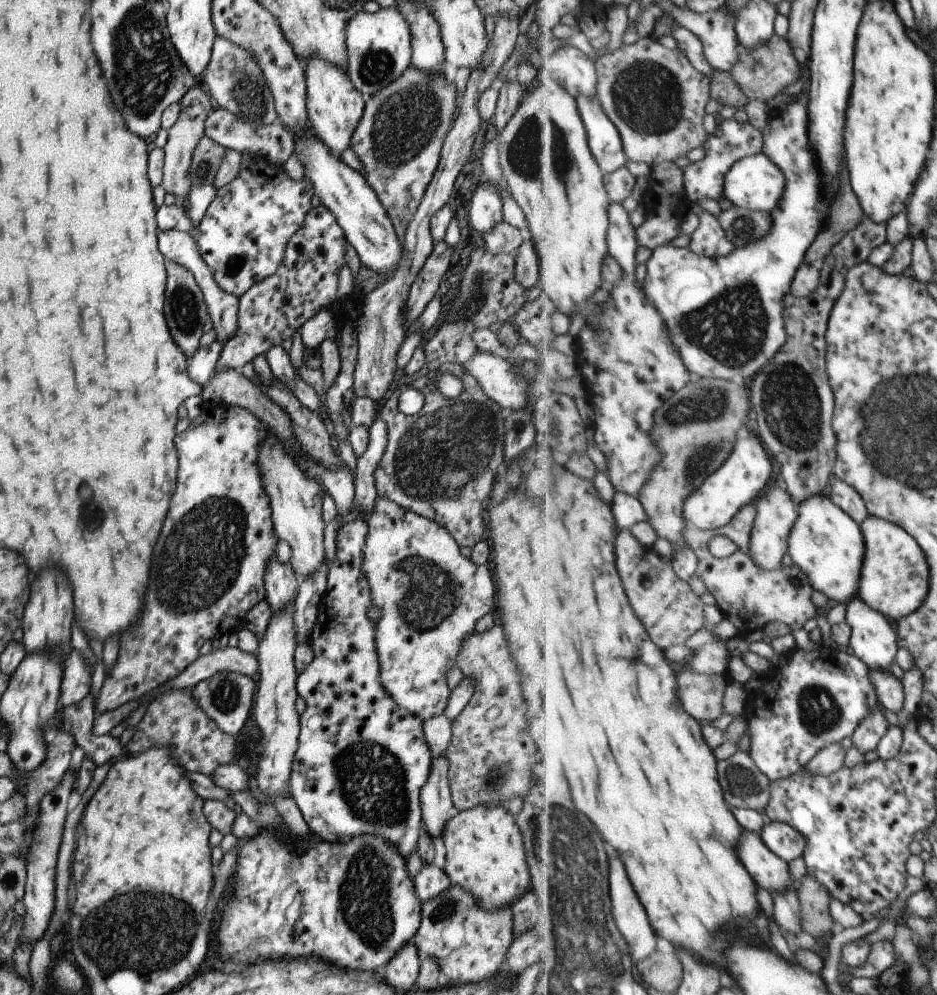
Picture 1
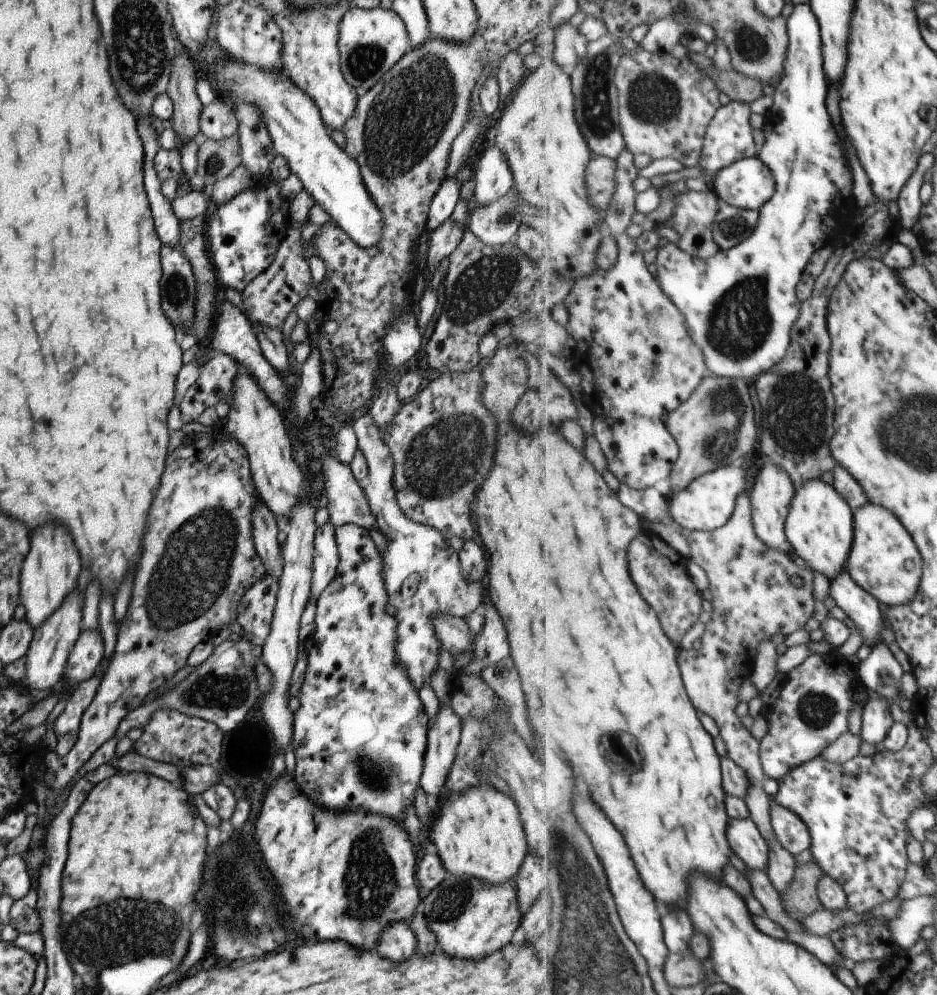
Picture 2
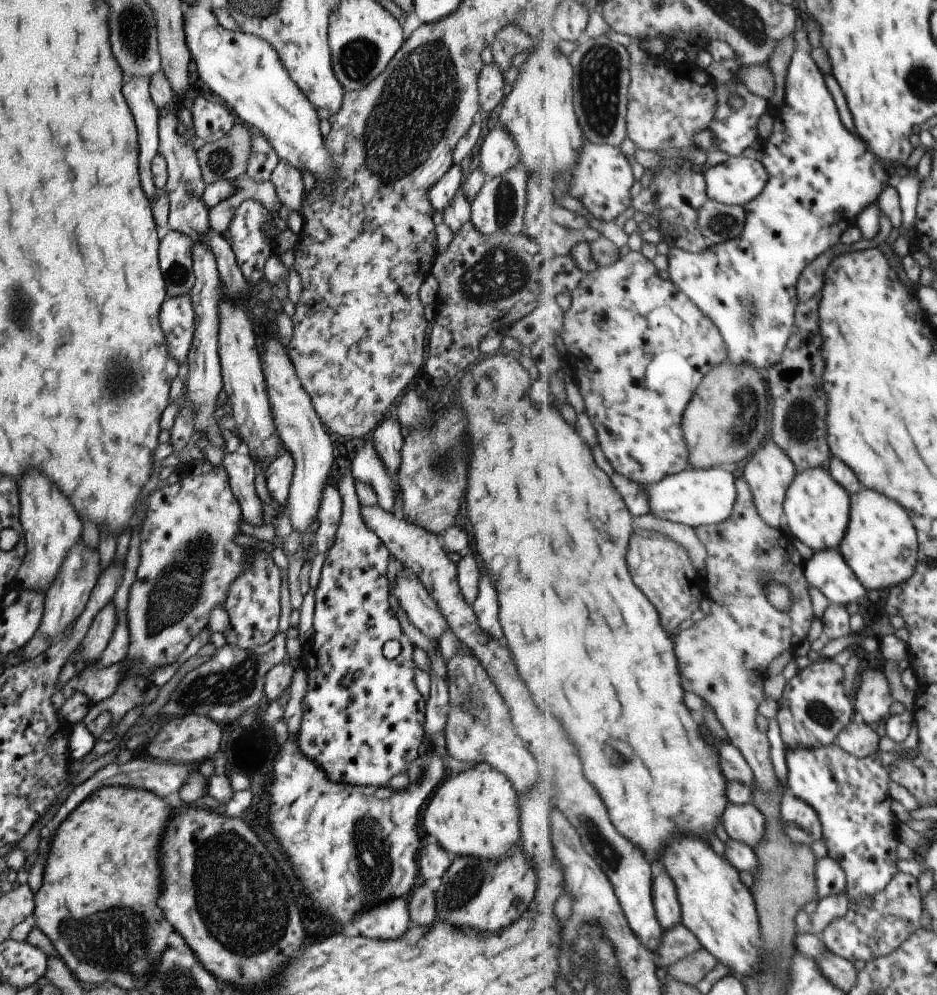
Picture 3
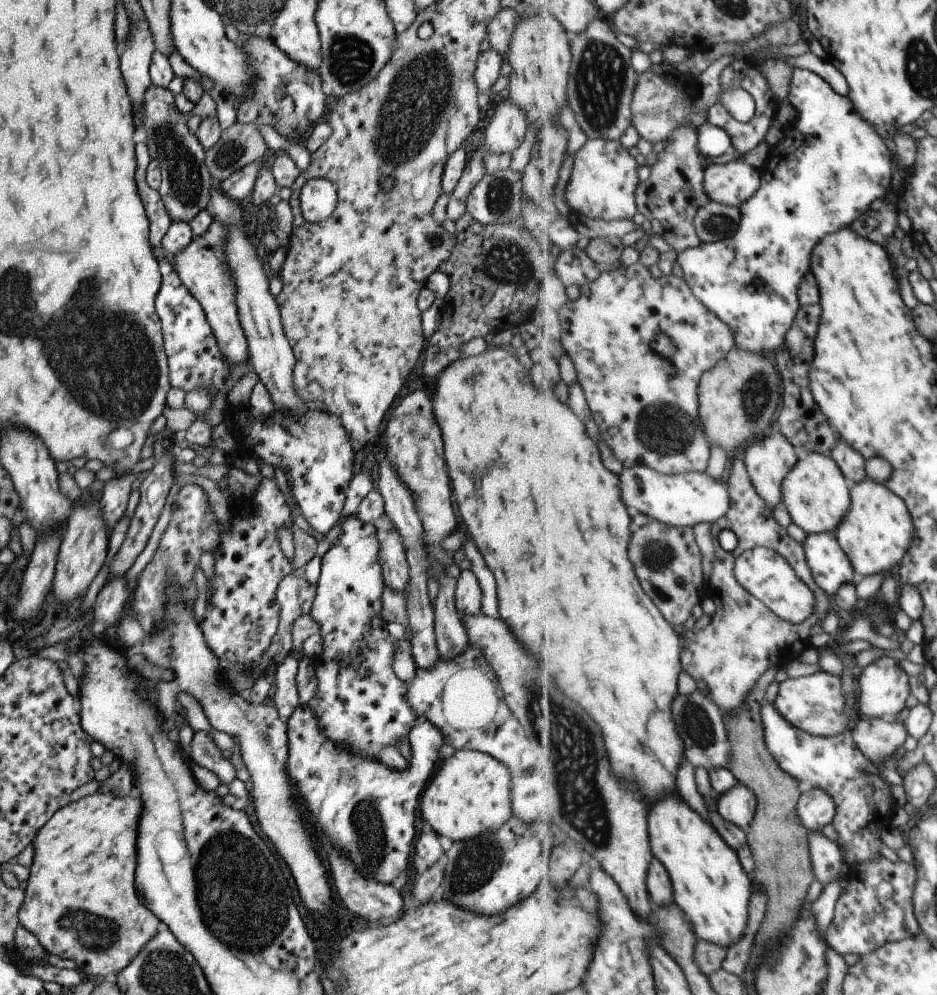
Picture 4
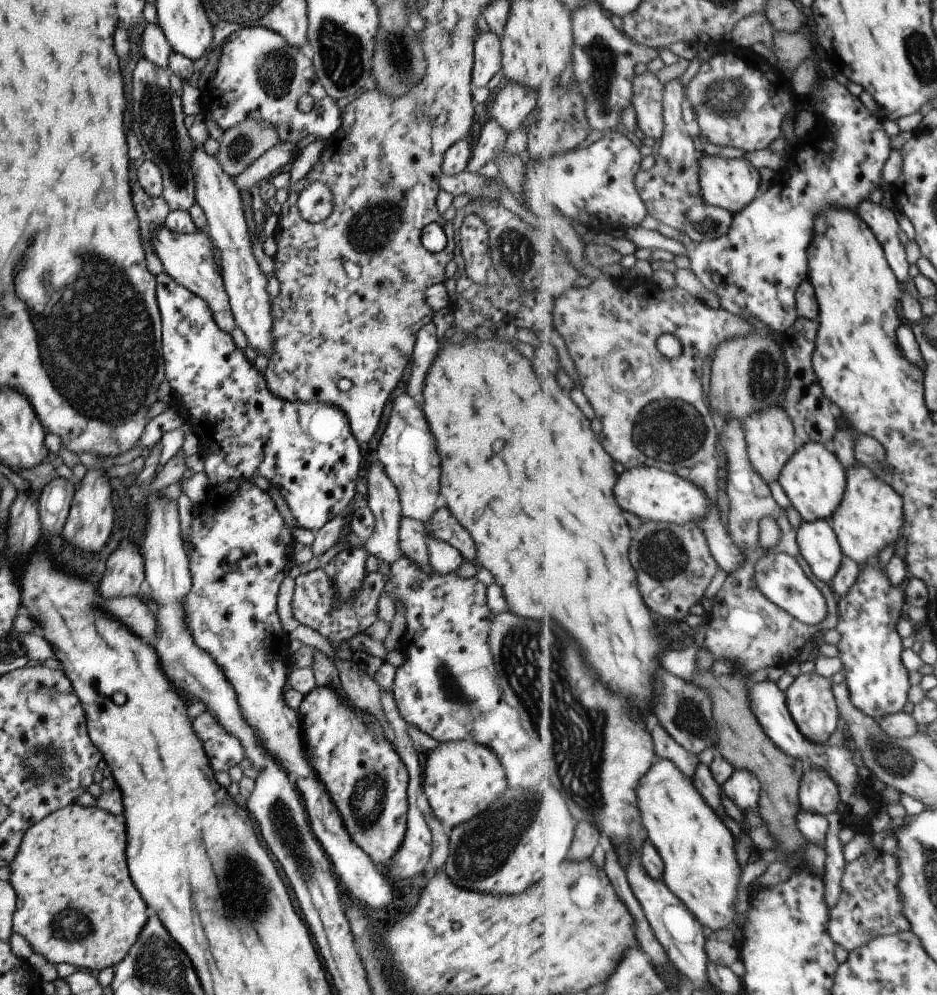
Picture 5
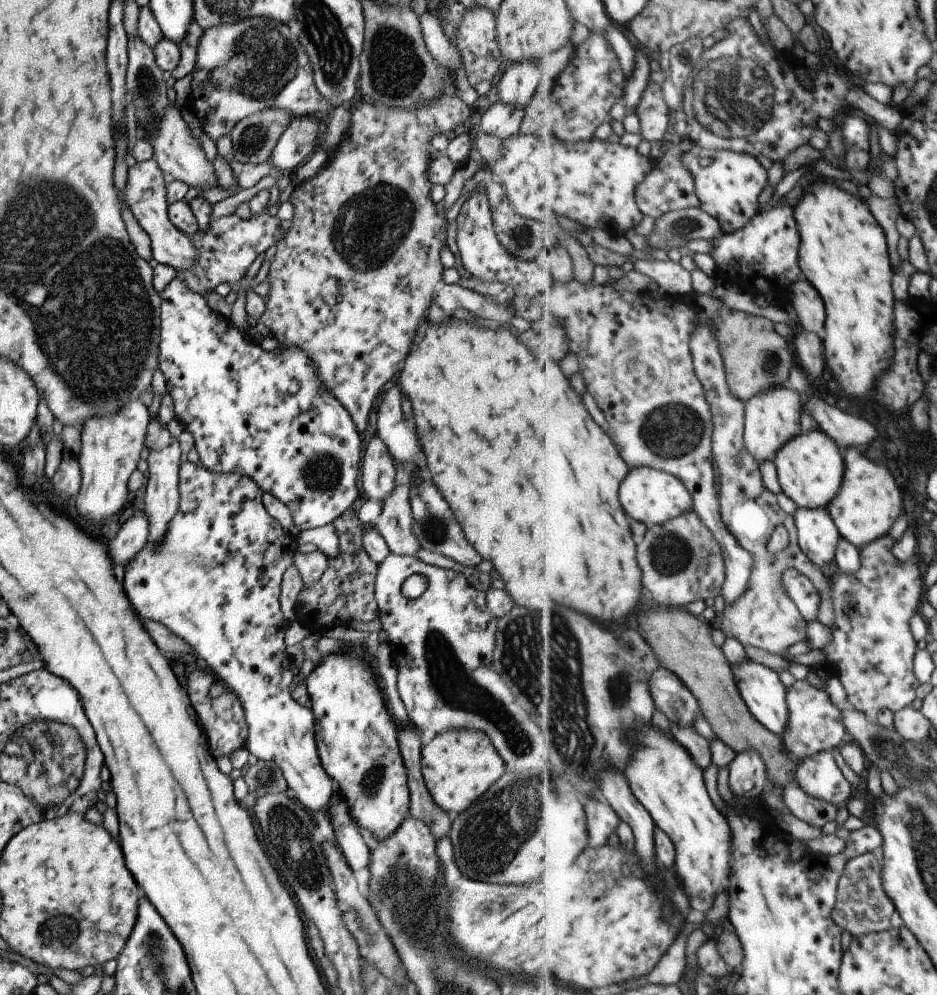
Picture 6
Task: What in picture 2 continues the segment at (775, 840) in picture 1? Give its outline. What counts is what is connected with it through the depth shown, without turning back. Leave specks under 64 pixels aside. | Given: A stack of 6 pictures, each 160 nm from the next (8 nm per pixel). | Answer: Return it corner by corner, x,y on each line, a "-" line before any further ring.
772,801
772,823
781,844
795,856
812,848
812,836
807,823
793,809

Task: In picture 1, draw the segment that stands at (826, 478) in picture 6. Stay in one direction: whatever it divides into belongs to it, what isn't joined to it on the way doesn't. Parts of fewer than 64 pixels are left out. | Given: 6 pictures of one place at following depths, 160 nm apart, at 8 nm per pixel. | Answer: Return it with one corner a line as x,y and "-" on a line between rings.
827,494
809,497
799,505
800,516
797,517
796,524
793,525
789,535
788,552
793,562
802,568
802,572
809,578
817,592
825,594
829,599
836,600
837,603
847,604
852,598
859,597
861,571
866,553
864,531
860,527
860,523
846,510
837,506

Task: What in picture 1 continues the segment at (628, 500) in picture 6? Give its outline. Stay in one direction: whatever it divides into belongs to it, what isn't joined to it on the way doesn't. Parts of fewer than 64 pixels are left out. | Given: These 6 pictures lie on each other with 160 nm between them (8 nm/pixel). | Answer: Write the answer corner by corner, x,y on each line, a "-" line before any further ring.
755,434
747,436
747,440
739,438
736,448
732,450
729,458
707,480
687,498
685,504
685,518
702,531
715,530
728,525
749,503
769,488
773,476
773,462
767,454
762,442
757,440

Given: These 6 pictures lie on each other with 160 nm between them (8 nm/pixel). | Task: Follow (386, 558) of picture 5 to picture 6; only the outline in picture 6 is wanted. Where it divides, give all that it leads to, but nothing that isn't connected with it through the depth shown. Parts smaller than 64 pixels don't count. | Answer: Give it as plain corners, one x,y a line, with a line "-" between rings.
373,435
361,456
361,488
369,500
380,503
392,491
394,465
385,443

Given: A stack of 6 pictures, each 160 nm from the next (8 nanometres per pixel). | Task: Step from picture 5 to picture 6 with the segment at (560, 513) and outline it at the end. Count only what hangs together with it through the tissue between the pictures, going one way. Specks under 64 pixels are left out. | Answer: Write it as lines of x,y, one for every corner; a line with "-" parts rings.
449,318
447,322
443,324
431,324
428,320
424,320
427,323
427,327
424,330
423,336
419,338
417,344
412,344
411,348
408,350
408,353
405,355
403,361
403,368
399,372
399,377
397,378
400,391
402,392
403,398
409,400
411,404
411,410
413,410
413,424
415,424
414,435
421,444
421,450
423,450
422,458
424,461
424,468
426,471
426,477
432,482
436,489
439,491
439,494
447,501
453,516
457,519
457,522
462,528
463,534
465,535
466,541
473,546
475,552
481,556
480,560
489,560
493,570
499,574
499,578
503,578
505,582
505,590
507,594
515,600
515,604
519,606
527,606
531,610
541,610
541,606
549,606
549,610
553,610
555,604
567,604
583,614
589,614
593,618
599,618
603,624
611,624
611,622
619,622
623,618
627,618
629,614
633,614
633,610
639,606
639,600
641,600
641,590
643,590
643,574
641,574
641,568
639,568
639,562
637,562
637,544
633,540
633,532
631,532
631,526
629,526
629,520
627,520
627,514
621,506
621,500
619,500
619,486
621,482
628,477
629,471
631,470
628,462
622,457
622,454
619,454
621,450
618,449
618,446
615,446
616,442
613,442
613,438
593,420
593,416
589,414
589,410
585,408
583,404
583,398
581,397
581,387
576,381
573,373
563,374
561,368
537,368
537,366
560,366
560,363
553,360
553,362
535,362
535,358
531,356
531,352
527,350
527,346
523,346
507,328
497,328
497,330
491,330
491,328
482,327
478,324
473,324
473,322
465,322
463,320
457,320
457,318

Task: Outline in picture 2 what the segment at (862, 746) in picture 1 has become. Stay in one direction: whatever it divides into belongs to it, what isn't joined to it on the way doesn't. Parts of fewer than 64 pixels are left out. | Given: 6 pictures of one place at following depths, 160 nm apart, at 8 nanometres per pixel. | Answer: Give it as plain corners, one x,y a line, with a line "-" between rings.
874,695
864,704
860,734
866,742
875,745
885,740
894,723
889,704
887,697

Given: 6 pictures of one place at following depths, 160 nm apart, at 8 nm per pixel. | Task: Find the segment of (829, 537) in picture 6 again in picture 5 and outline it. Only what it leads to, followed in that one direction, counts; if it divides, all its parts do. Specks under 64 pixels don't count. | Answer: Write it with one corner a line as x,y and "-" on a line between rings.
803,520
797,530
797,546
803,558
811,565
811,572
831,584
845,555
831,520

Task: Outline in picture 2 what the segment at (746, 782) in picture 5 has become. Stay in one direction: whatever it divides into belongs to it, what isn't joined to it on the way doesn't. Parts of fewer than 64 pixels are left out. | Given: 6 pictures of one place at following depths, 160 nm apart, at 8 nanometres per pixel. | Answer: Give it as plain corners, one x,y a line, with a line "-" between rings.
752,817
732,819
728,834
731,848
746,866
768,870
770,846

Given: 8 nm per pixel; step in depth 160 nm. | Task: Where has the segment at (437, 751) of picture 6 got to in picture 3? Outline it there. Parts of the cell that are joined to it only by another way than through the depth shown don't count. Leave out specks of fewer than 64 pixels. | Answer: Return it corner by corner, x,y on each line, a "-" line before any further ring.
486,762
473,763
470,768
459,773
446,773
439,786
430,794
426,802
421,824
427,837
436,842
449,855
469,855
494,860
504,857
517,844
520,835
518,825
517,794
509,779

